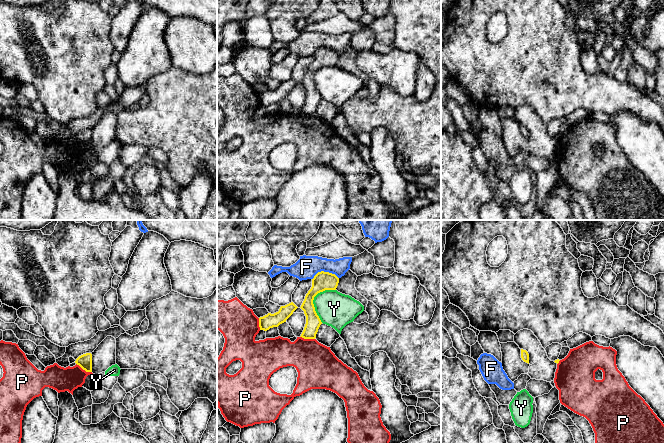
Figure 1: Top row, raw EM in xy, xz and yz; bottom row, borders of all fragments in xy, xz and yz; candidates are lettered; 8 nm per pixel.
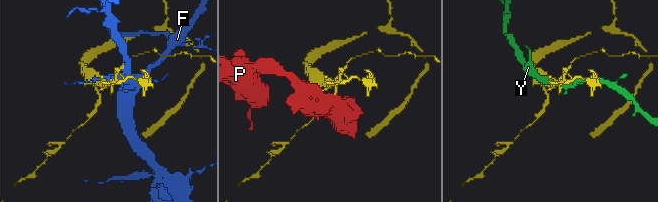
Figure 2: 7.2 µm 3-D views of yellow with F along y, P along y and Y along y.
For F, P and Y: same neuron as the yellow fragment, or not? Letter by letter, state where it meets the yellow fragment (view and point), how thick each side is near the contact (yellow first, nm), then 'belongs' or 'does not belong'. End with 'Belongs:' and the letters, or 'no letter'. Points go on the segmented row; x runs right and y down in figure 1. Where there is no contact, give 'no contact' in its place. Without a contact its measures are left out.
F: meets yellow in xz at (324, 272); 150 nm thick on the yellow side, 180 nm on the other; does not belong
P: meets yellow in xy at (84, 369); 110 nm thick on the yellow side, 200 nm on the other; does not belong
Y: meets yellow in xz at (313, 299); 150 nm thick on the yellow side, 280 nm on the other; does not belong
Belongs: no letter

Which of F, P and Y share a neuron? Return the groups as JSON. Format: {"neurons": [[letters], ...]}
{"neurons": [["F"], ["P"], ["Y"]]}

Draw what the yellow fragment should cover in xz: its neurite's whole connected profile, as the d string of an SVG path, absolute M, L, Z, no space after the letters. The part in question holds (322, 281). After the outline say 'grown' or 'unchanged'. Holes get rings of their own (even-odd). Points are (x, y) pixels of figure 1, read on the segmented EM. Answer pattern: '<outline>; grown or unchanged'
M318 272L312 279L312 287L305 296L301 309L306 316L306 324L300 337L304 339L315 339L320 325L322 324L315 311L314 297L325 290L336 290L339 278L329 272Z; unchanged

